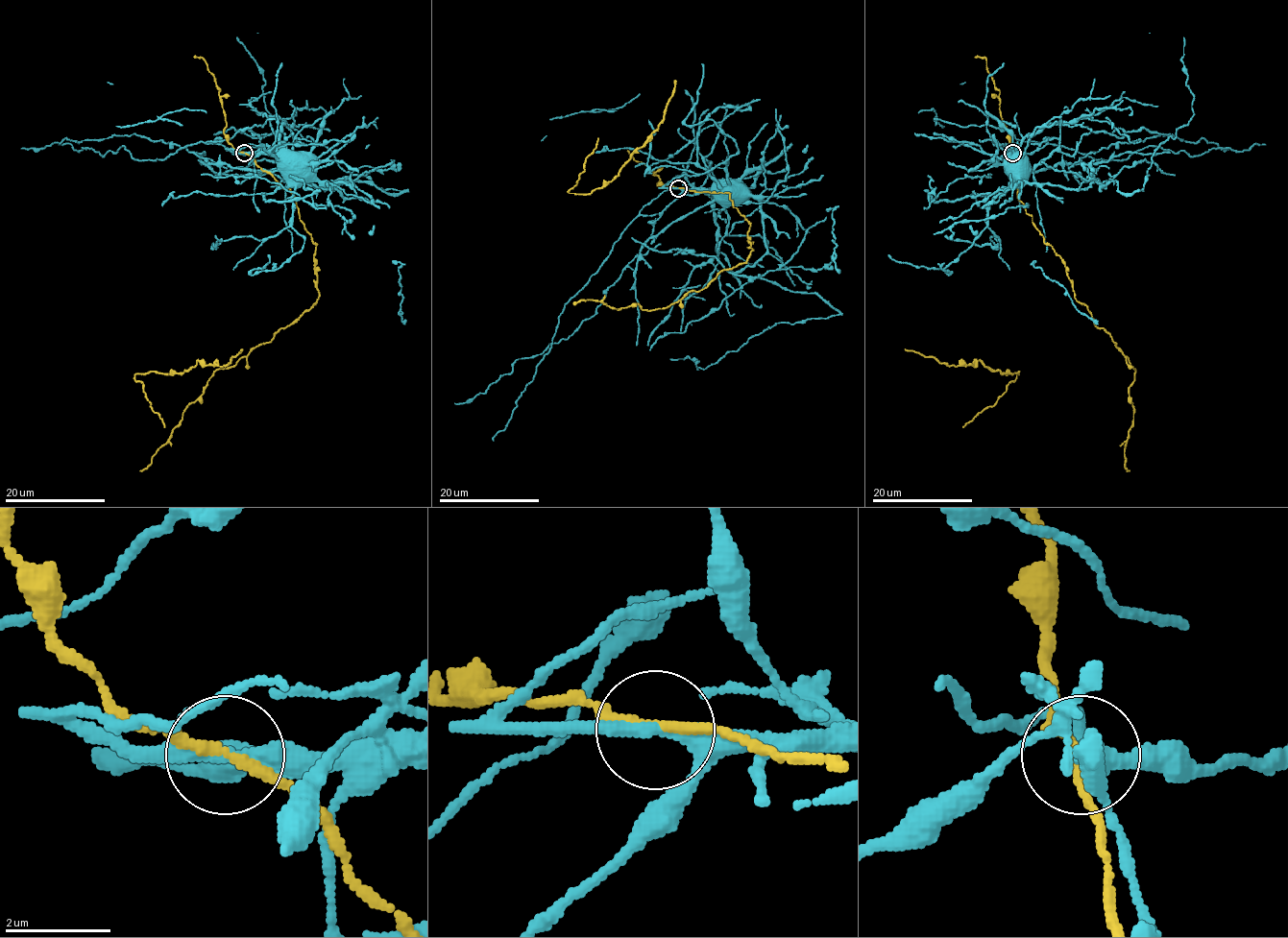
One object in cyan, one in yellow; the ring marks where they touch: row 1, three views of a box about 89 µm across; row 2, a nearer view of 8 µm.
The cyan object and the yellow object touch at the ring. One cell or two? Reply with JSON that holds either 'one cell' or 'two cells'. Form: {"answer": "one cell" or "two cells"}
{"answer": "two cells"}

